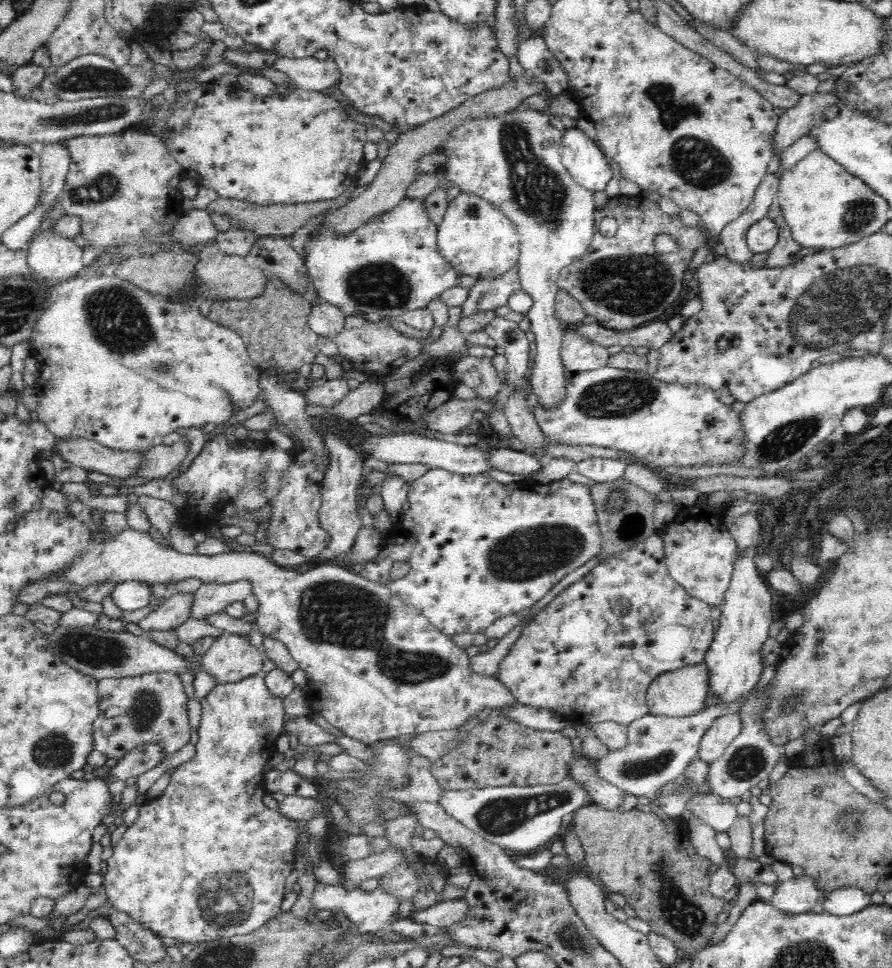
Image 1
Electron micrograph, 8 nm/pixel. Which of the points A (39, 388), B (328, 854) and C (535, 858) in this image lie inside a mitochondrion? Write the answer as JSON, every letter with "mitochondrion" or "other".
{"A":"other","B":"other","C":"other"}

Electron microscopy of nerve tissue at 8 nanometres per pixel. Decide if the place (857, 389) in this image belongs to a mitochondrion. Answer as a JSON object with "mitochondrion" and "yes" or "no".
{"mitochondrion":"no"}

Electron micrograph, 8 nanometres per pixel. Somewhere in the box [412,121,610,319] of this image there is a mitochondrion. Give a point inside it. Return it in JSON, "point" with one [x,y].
{"point":[472,208]}

